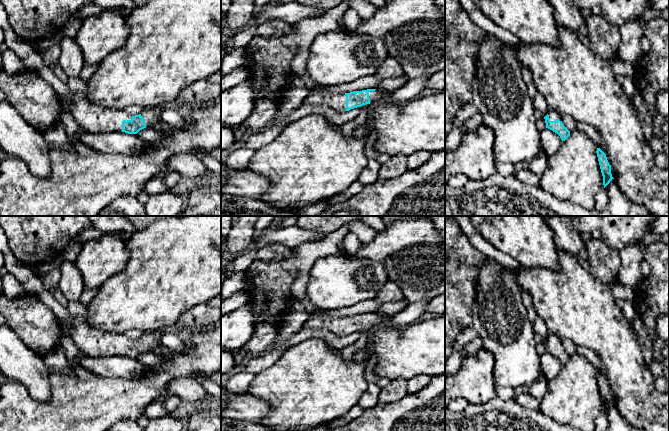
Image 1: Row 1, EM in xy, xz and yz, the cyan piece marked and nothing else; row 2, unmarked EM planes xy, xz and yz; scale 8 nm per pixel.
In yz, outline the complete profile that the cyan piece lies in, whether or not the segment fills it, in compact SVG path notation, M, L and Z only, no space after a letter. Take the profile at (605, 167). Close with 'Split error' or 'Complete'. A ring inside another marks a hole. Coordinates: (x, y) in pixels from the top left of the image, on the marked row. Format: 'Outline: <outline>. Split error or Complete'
Outline: M597 148L596 153L603 176L603 185L605 188L610 183L610 181L614 179L611 174L611 165L607 160L606 154L600 148Z. Complete

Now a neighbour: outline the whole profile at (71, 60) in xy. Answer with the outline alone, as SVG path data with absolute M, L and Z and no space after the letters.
M59 34L61 55L59 64L68 77L79 77L85 65L83 54L74 38Z

